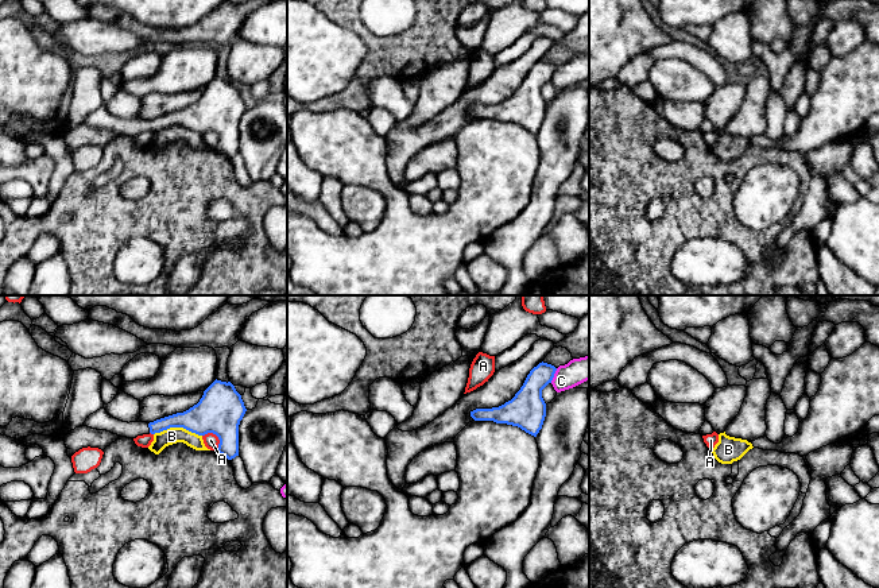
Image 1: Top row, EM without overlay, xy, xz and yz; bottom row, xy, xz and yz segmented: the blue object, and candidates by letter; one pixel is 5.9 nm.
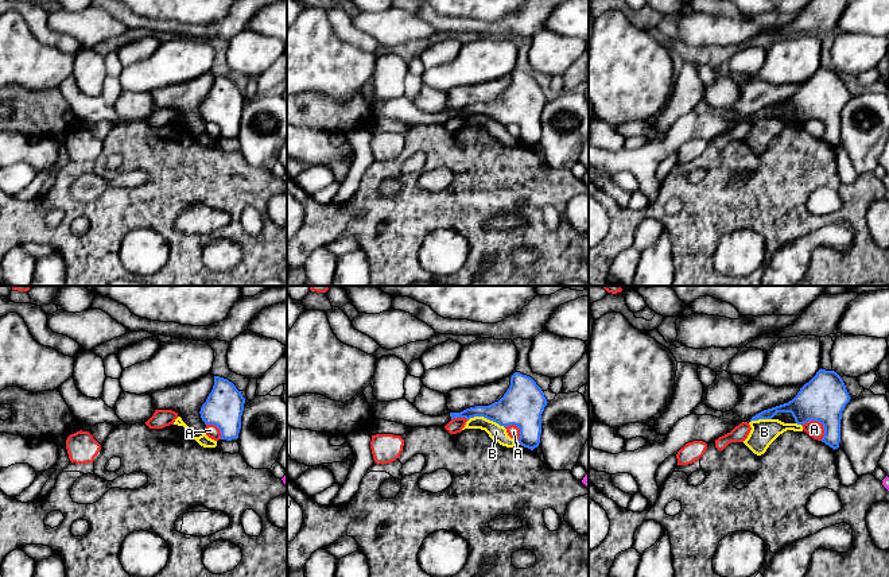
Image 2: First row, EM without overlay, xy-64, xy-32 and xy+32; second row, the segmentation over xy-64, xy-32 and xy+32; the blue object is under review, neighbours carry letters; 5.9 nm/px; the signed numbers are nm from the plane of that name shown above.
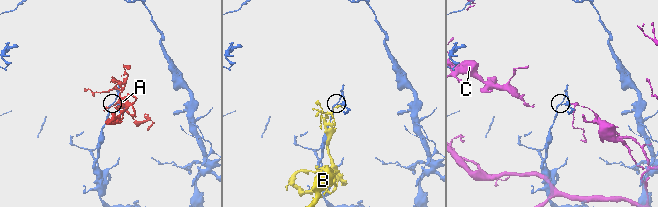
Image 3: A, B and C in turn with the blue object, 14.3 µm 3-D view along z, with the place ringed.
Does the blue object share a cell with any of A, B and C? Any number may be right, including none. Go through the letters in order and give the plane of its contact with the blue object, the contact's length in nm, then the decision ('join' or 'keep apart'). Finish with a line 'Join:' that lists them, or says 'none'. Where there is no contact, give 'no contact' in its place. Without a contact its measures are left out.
A: meets blue in xy; contact 130 nm long; keep apart
B: meets blue in xy; contact 280 nm long; keep apart
C: meets blue in xz; contact 100 nm long; keep apart
Join: none

